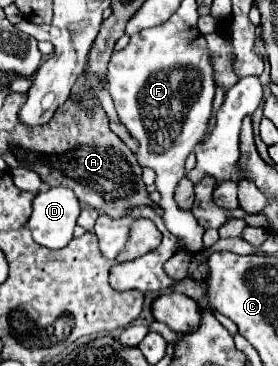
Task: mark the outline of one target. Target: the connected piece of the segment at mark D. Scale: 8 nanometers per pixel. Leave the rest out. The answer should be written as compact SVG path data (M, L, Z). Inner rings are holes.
M49 187L39 191L33 201L33 213L27 221L33 239L49 249L63 249L73 239L81 205L67 187Z

